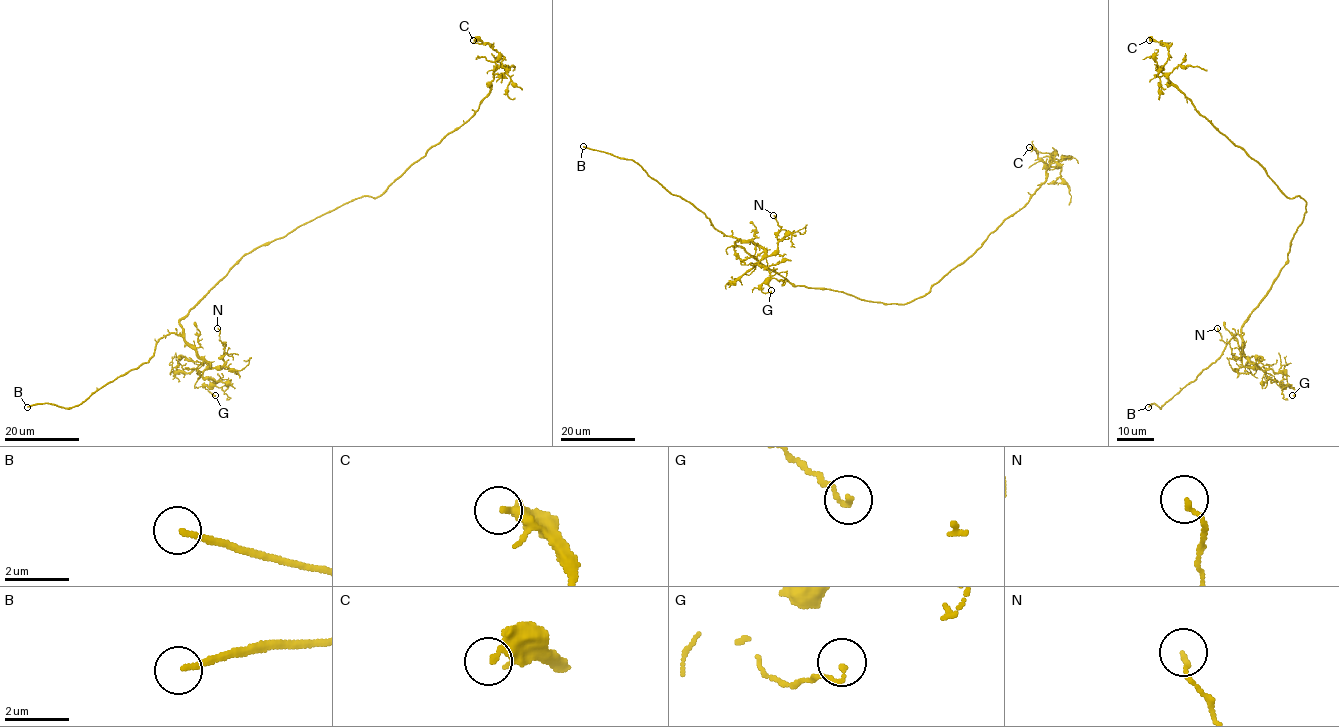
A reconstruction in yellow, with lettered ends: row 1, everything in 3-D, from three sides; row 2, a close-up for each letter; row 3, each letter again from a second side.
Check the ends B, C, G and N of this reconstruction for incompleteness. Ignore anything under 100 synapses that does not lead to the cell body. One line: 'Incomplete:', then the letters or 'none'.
Incomplete: B

